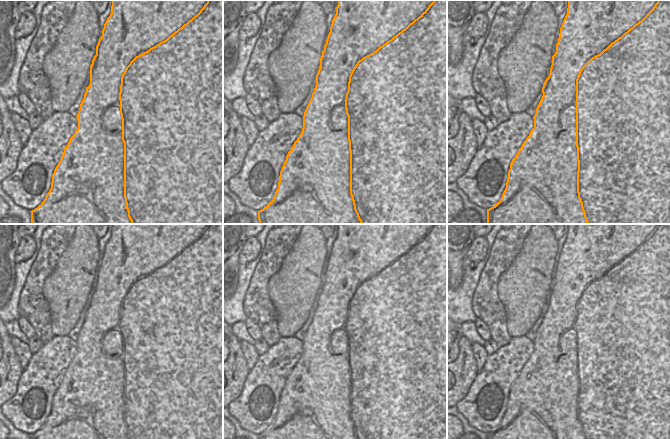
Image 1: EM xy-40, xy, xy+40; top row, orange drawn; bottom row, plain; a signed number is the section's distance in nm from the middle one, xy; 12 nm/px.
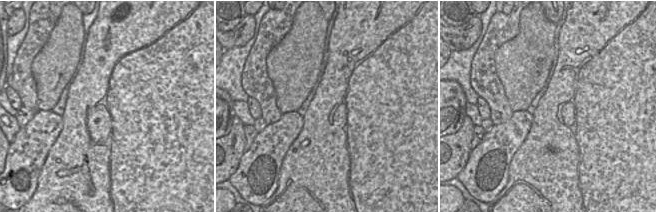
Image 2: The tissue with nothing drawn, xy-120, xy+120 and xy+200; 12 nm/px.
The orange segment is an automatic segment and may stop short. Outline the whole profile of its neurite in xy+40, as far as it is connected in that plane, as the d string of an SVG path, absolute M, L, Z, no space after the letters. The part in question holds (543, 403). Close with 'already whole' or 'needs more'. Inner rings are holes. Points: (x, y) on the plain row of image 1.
M568 224L567 238L560 252L550 298L542 311L543 320L533 341L534 352L510 388L506 412L500 425L487 439L670 439L670 224Z; needs more

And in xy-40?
M112 224L111 238L104 248L90 290L90 308L86 311L76 342L78 352L54 394L51 412L31 439L223 439L223 224Z; needs more

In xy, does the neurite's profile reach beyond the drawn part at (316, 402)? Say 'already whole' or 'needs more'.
needs more

